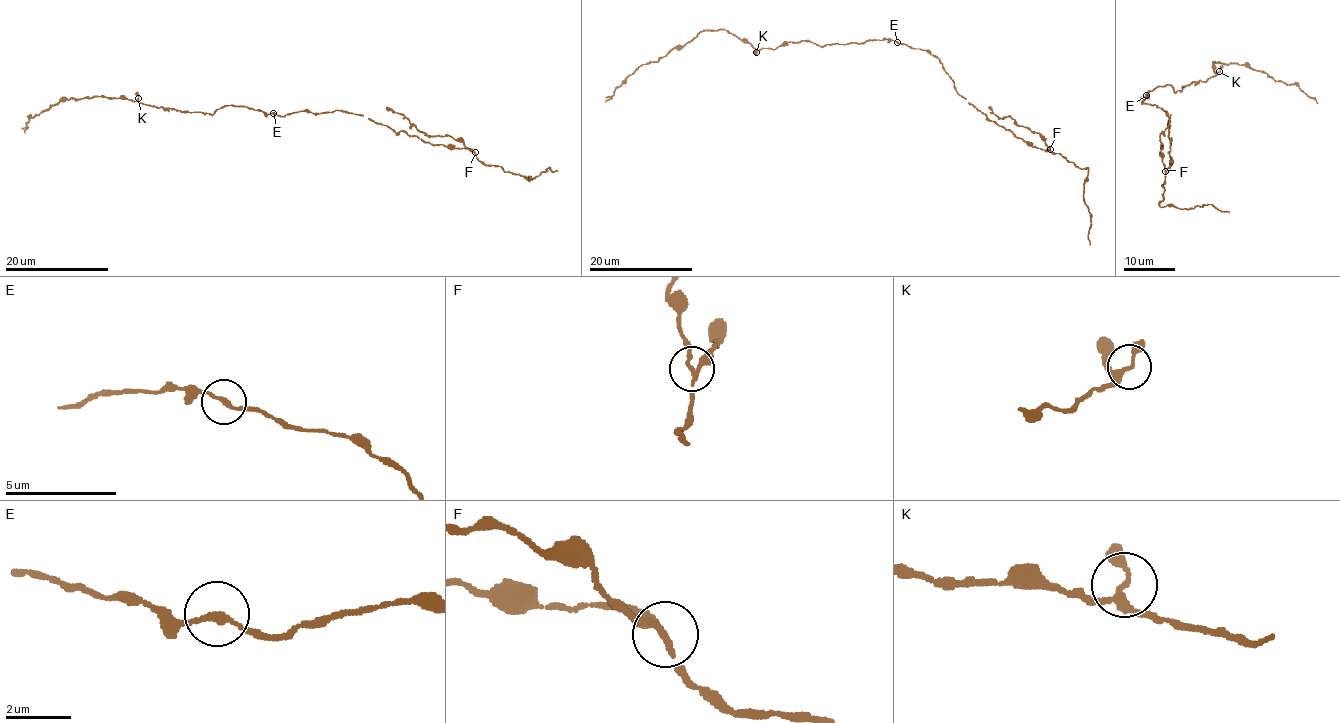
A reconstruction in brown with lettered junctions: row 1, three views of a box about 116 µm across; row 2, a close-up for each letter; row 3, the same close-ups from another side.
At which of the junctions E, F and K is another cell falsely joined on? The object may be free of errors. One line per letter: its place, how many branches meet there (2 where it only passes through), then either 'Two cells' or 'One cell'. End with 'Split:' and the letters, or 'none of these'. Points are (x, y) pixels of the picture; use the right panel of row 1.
E: Place: (1146, 95). Branches: 2. One cell
F: Place: (1165, 171). Branches: 3. Two cells
K: Place: (1219, 71). Branches: 3. One cell
Split: F

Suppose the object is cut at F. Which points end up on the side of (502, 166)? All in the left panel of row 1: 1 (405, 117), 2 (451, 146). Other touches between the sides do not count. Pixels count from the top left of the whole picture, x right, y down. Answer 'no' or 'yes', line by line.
1: no
2: yes

